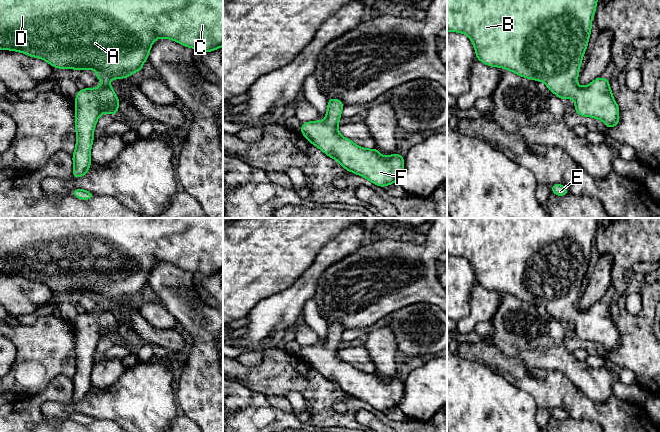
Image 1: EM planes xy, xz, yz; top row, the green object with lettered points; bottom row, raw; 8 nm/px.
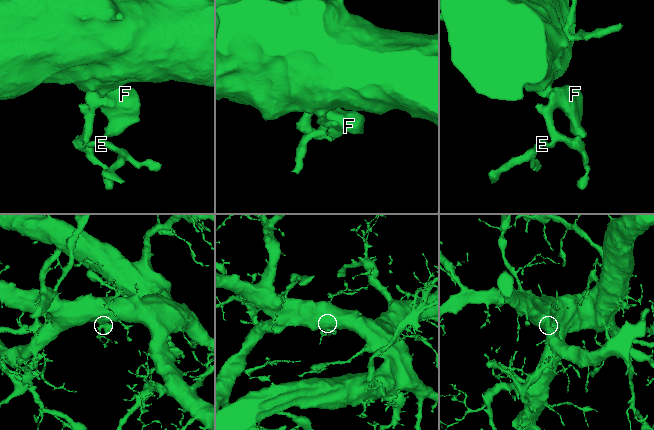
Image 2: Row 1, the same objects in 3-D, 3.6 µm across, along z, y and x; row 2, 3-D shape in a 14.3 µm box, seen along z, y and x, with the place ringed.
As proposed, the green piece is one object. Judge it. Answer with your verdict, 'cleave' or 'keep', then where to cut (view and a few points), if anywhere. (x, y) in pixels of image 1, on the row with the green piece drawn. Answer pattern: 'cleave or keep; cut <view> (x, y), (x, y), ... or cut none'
keep; cut none

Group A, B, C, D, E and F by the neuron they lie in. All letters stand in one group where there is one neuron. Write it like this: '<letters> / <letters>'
A B C D E F

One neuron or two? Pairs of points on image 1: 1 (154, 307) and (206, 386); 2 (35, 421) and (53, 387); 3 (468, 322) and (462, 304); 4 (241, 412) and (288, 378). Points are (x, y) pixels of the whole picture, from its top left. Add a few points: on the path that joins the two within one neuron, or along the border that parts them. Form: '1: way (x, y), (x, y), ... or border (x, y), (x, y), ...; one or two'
1: border (160, 303), (177, 320); two
2: way (35, 413), (35, 405), (45, 395); one
3: border (471, 292), (470, 311), (457, 321); two
4: border (243, 384), (252, 390), (261, 392), (265, 396); two

